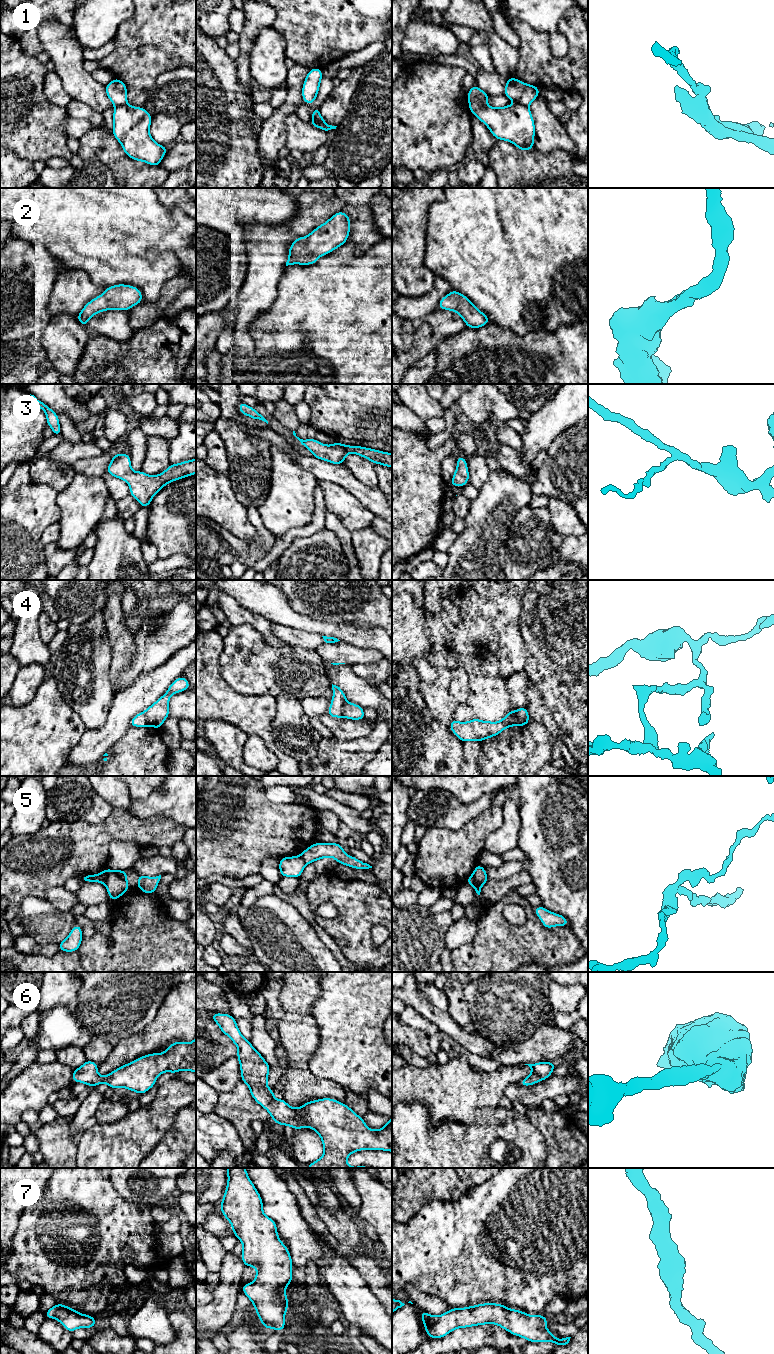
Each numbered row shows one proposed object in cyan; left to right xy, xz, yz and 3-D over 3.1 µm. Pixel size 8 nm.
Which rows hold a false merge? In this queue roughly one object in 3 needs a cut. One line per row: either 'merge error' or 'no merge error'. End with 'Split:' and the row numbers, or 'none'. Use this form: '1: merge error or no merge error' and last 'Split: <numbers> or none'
1: merge error
2: no merge error
3: no merge error
4: merge error
5: merge error
6: no merge error
7: no merge error
Split: 1, 4, 5

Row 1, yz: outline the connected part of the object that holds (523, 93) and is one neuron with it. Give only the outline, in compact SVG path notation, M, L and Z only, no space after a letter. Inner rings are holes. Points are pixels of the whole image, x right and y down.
M514 76L506 80L504 95L519 104L529 106L530 103L539 97L540 88L524 83Z

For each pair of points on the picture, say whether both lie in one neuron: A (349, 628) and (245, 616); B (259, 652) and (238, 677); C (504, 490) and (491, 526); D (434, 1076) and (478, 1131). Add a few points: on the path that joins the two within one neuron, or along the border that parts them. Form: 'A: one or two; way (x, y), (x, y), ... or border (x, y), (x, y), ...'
A: two; border (246, 608), (272, 622)
B: one; way (253, 658), (244, 671)
C: one; way (500, 499), (491, 513), (491, 517)
D: two; border (489, 1107), (480, 1107), (469, 1124), (449, 1121)

